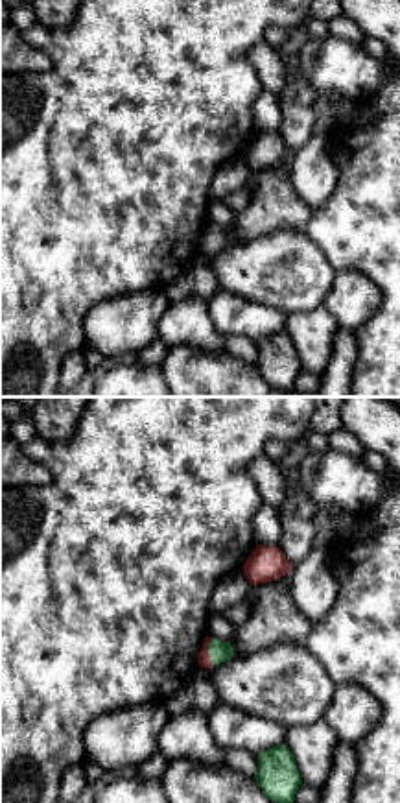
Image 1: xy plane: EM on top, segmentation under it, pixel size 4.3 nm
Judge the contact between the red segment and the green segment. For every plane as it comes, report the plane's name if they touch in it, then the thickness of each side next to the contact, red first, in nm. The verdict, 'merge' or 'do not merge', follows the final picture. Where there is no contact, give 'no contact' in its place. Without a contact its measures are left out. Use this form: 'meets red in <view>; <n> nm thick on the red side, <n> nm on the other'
meets red in xy; 60 nm thick on the red side, 90 nm on the other

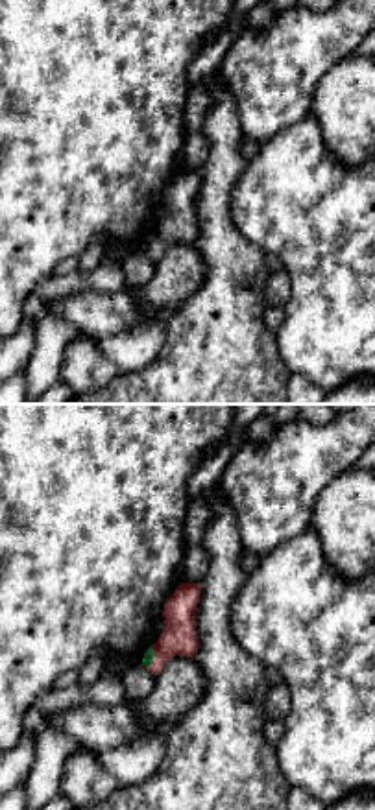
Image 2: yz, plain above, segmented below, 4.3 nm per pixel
meets red in yz; 150 nm thick on the red side, 50 nm on the other

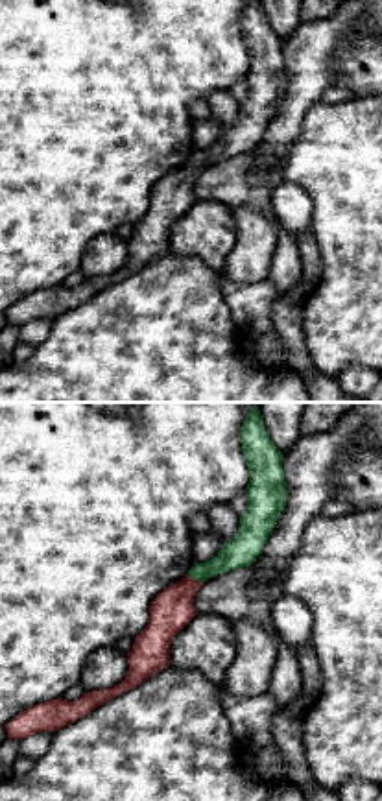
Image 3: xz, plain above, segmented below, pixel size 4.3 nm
meets red in xz; 180 nm thick on the red side, 140 nm on the other

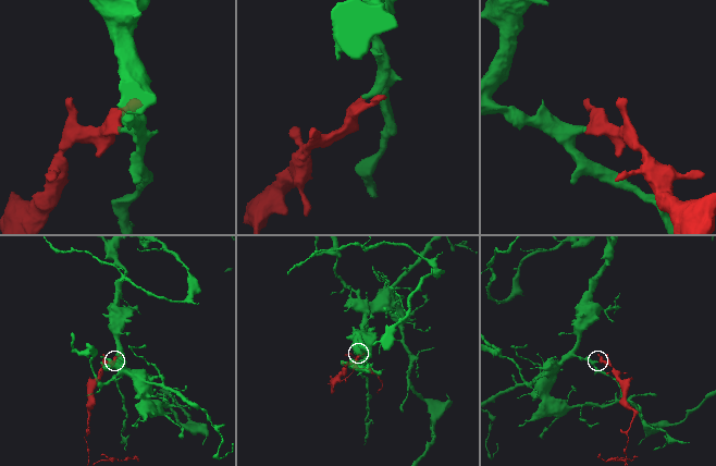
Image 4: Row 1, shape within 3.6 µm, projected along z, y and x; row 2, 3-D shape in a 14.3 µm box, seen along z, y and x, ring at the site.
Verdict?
merge

